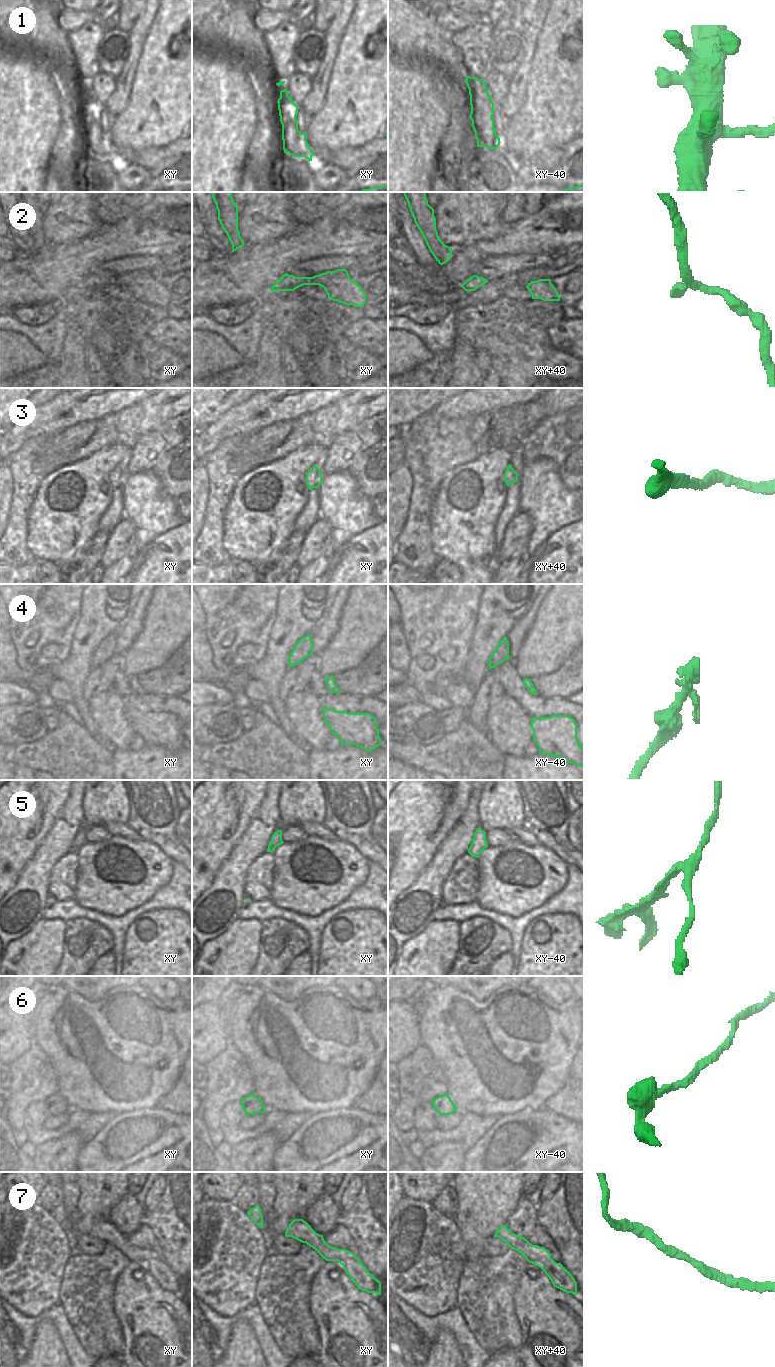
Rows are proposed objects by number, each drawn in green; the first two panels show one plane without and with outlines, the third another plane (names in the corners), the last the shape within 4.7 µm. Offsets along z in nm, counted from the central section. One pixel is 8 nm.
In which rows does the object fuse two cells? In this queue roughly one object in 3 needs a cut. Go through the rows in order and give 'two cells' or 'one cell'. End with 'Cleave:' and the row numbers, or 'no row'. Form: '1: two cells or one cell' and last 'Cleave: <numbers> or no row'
1: one cell
2: one cell
3: one cell
4: one cell
5: two cells
6: one cell
7: one cell
Cleave: 5

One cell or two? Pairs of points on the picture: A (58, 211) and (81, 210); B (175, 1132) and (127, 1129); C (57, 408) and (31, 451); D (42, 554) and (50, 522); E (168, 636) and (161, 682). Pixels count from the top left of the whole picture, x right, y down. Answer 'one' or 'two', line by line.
A: one
B: one
C: two
D: one
E: two

